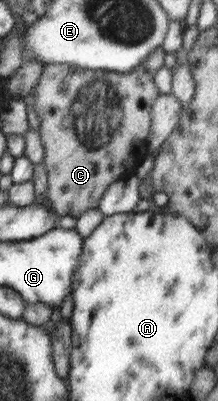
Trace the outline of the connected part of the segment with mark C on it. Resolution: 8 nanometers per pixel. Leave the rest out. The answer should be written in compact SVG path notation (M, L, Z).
M46 64L43 67L39 82L32 90L32 96L35 100L35 111L42 118L38 130L45 153L43 163L50 174L50 188L45 196L50 199L49 206L56 214L78 217L86 210L96 210L104 190L112 182L136 175L138 164L144 160L145 155L149 155L150 110L158 95L154 72L142 66L127 73L80 69L66 64Z

